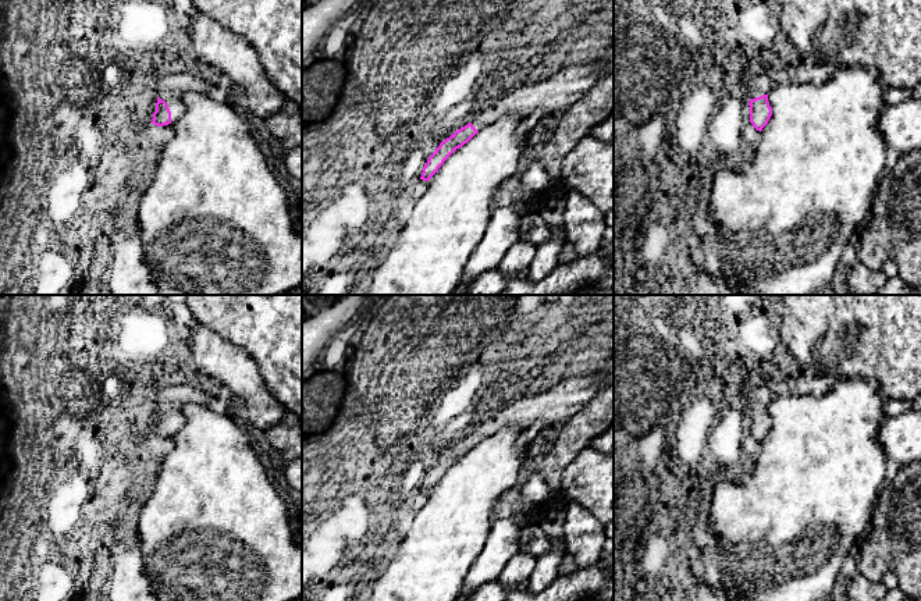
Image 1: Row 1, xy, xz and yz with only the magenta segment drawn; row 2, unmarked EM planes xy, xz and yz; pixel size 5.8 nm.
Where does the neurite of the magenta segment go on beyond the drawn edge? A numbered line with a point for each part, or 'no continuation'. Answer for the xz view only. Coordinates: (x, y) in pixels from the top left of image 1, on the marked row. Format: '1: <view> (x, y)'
1: xz (550, 92)

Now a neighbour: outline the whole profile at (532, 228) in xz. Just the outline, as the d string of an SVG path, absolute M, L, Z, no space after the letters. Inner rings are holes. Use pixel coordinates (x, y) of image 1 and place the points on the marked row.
M531 210L519 217L518 234L520 241L540 245L547 241L554 231L536 210Z

